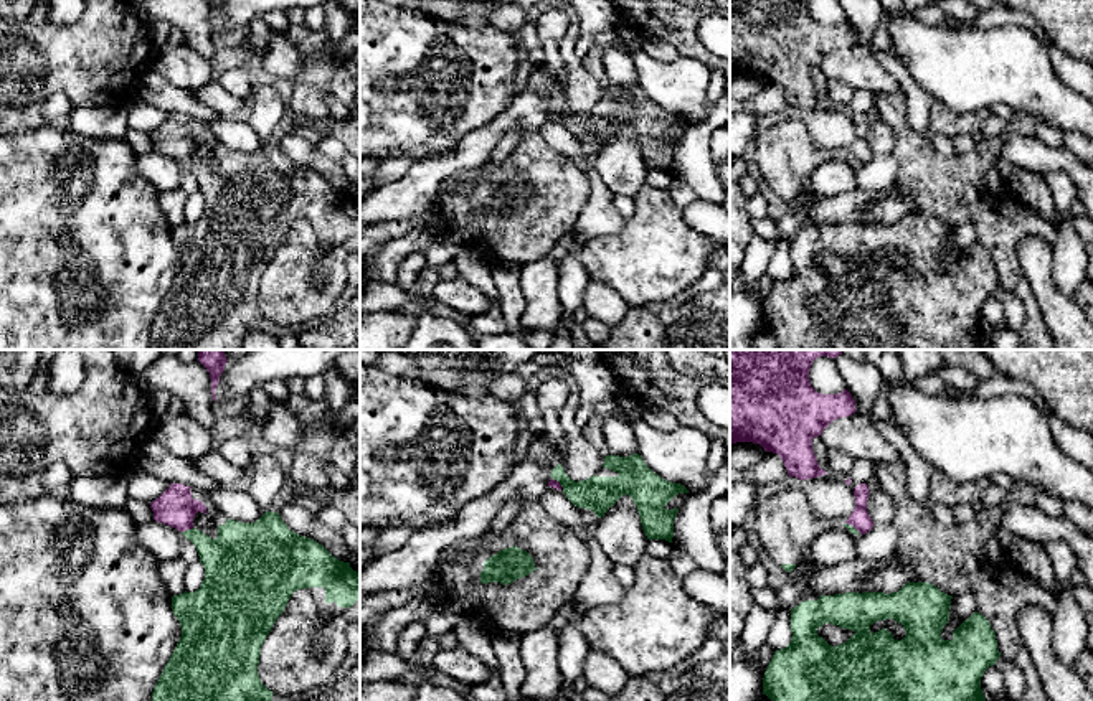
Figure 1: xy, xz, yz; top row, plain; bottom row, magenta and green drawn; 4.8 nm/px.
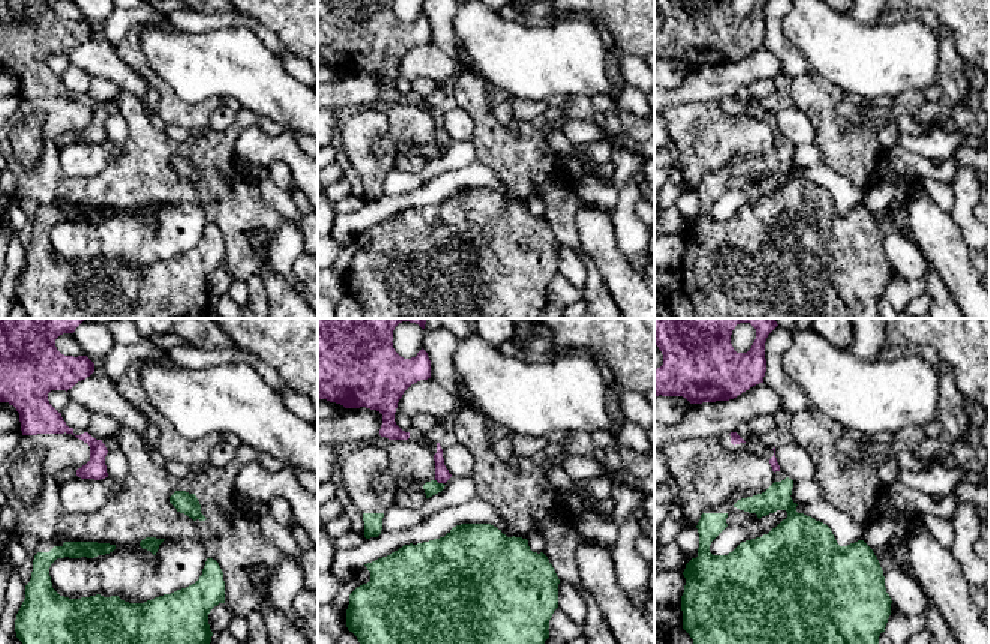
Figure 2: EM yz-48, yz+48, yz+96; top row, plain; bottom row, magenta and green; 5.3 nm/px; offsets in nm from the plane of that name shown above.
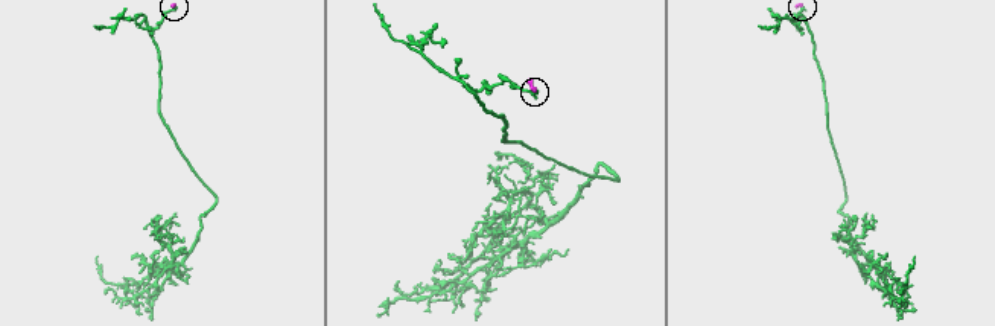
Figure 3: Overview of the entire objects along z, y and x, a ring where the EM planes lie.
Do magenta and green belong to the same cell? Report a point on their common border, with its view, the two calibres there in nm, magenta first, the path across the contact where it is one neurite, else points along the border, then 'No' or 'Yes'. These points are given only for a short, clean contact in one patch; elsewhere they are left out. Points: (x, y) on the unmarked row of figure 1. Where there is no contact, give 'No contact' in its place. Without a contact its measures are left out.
Touches magenta at xy (187, 159). Thickness 190 nm (magenta) against 240 nm. Path across: xy (175, 137), (187, 159), (215, 185), (227, 190). Yes

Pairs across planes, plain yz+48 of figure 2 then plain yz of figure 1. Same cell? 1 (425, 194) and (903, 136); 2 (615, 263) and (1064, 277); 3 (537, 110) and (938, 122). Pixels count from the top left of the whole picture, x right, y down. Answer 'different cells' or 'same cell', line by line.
1: different cells
2: different cells
3: same cell

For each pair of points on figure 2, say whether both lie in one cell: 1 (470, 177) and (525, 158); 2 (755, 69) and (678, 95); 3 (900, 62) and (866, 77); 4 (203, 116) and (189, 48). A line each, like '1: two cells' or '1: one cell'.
1: two cells
2: one cell
3: one cell
4: two cells

